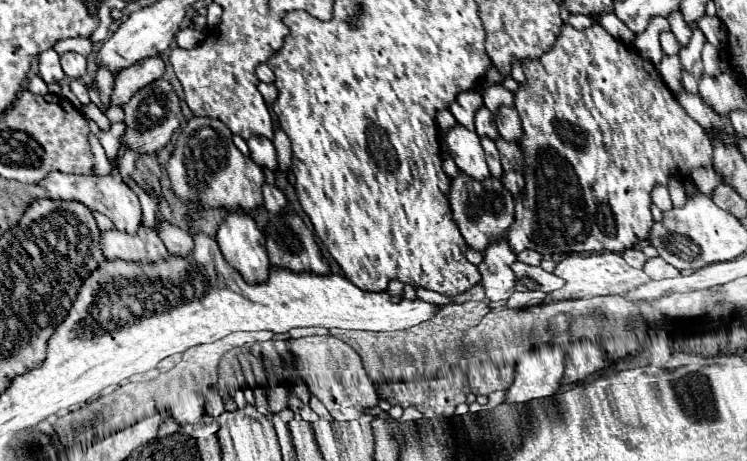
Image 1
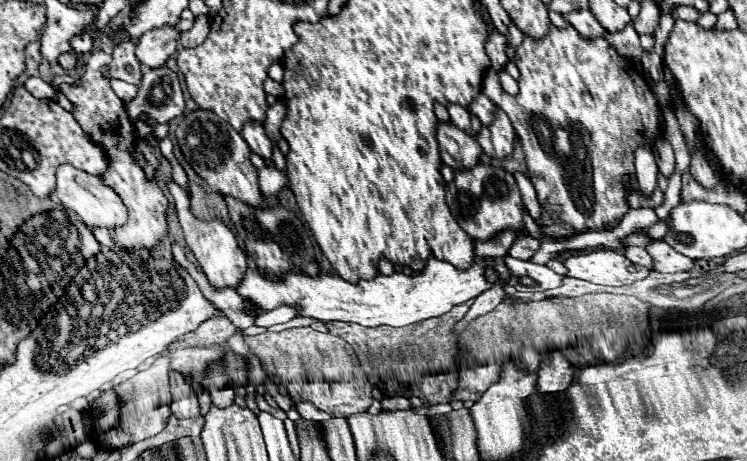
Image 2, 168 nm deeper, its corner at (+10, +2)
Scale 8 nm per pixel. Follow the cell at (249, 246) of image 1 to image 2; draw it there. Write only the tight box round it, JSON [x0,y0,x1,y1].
[168,184,246,290]

